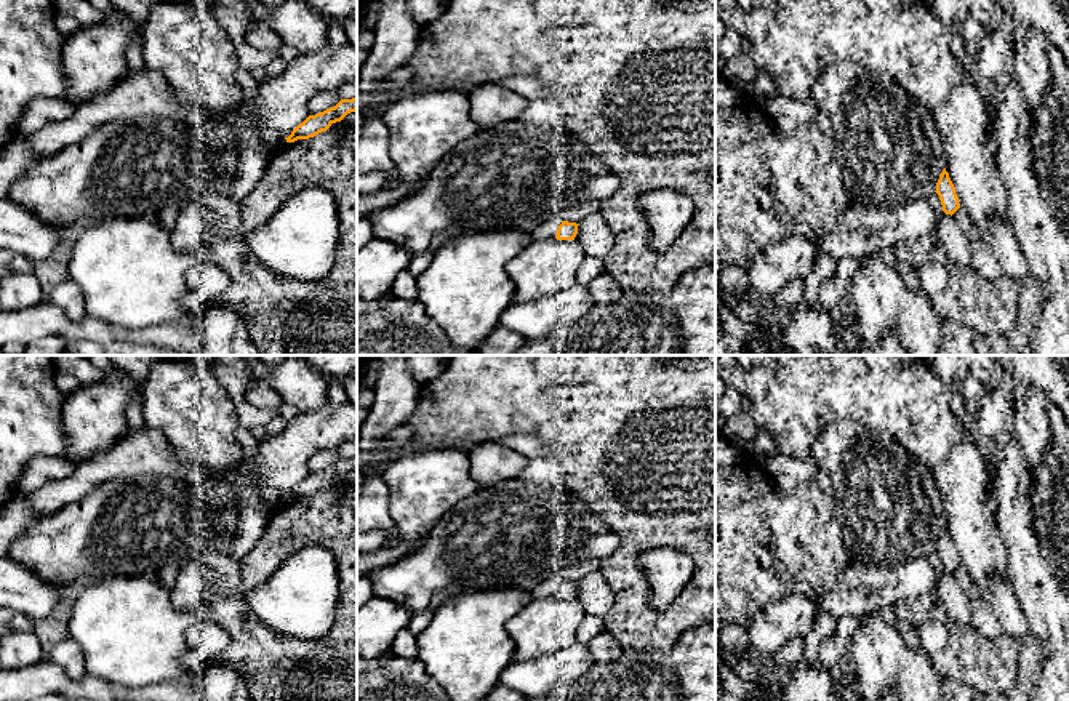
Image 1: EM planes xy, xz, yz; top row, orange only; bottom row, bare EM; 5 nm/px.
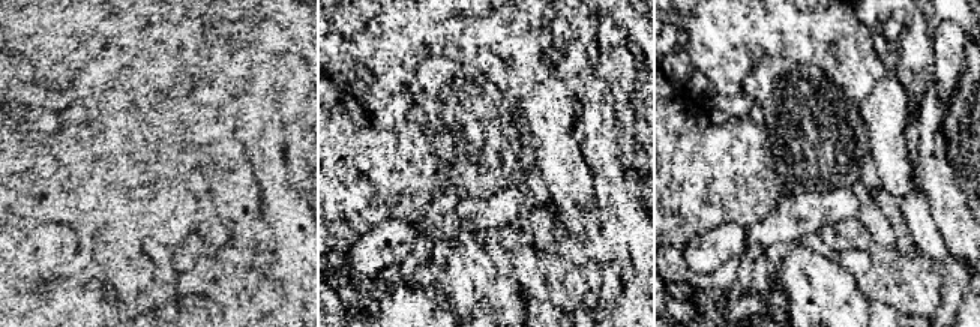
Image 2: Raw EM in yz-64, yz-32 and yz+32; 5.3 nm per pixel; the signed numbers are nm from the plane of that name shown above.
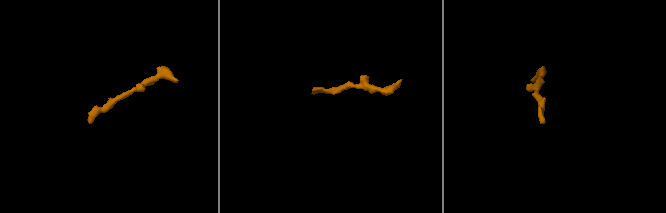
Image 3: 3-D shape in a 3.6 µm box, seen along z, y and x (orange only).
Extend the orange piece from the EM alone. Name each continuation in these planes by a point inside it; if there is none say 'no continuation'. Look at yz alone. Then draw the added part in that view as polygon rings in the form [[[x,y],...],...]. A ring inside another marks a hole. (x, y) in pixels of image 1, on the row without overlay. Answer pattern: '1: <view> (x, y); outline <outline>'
1: yz (956, 600); outline [[[935,551],[927,557],[936,571],[935,592],[946,607],[946,613],[952,621],[970,621],[973,607],[968,594],[960,587],[954,575],[943,570],[939,554]]]

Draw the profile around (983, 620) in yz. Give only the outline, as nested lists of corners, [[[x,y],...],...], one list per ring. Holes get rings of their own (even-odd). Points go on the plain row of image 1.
[[[959,567],[954,573],[954,578],[960,587],[968,594],[968,599],[973,607],[971,619],[968,621],[981,635],[989,639],[997,639],[1003,632],[1002,624],[995,618],[991,605],[979,595],[976,584],[971,581],[970,575]]]

